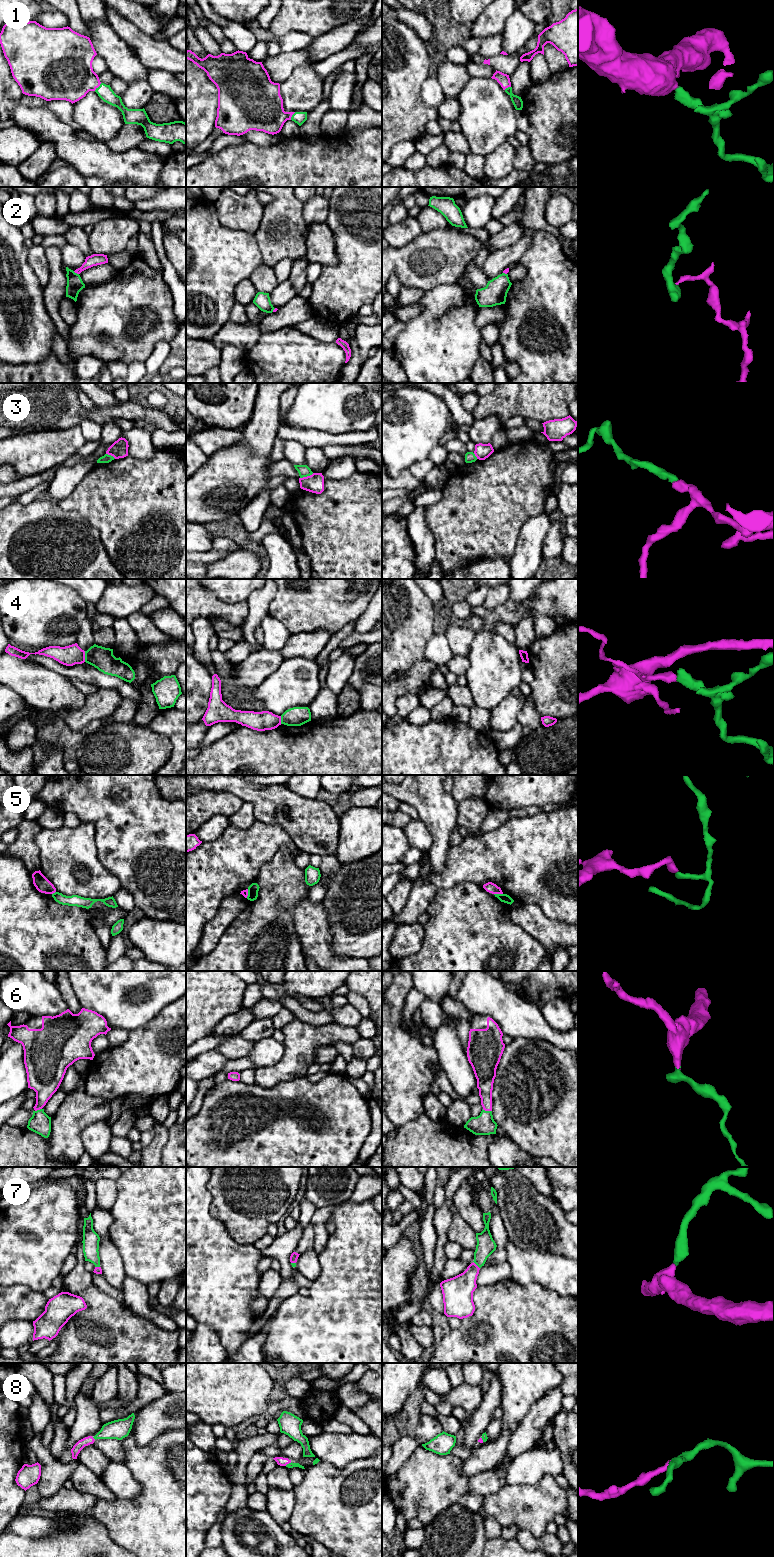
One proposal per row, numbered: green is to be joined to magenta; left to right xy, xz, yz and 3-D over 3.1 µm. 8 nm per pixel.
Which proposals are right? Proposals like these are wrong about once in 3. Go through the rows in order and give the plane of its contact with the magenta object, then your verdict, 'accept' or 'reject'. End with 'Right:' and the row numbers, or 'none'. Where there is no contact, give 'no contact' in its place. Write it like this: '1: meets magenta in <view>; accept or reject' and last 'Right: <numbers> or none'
1: meets magenta in xy; accept
2: meets magenta in xy; reject
3: meets magenta in xz; reject
4: meets magenta in xy; reject
5: meets magenta in yz; reject
6: meets magenta in yz; accept
7: meets magenta in yz; accept
8: meets magenta in xz; accept
Right: 1, 6, 7, 8

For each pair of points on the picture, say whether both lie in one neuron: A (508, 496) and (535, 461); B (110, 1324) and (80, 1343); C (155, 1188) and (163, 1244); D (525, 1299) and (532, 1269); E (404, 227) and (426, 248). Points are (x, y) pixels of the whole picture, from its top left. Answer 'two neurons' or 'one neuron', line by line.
A: one neuron
B: one neuron
C: one neuron
D: two neurons
E: two neurons

